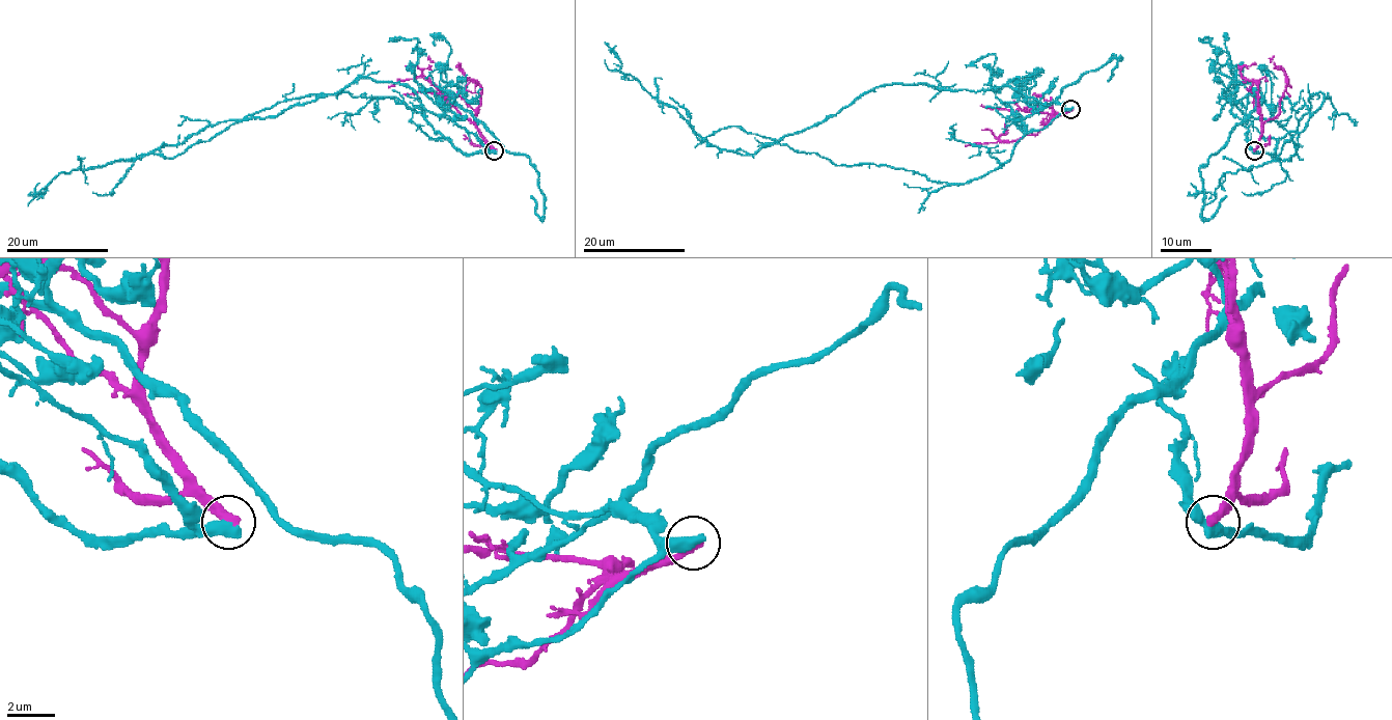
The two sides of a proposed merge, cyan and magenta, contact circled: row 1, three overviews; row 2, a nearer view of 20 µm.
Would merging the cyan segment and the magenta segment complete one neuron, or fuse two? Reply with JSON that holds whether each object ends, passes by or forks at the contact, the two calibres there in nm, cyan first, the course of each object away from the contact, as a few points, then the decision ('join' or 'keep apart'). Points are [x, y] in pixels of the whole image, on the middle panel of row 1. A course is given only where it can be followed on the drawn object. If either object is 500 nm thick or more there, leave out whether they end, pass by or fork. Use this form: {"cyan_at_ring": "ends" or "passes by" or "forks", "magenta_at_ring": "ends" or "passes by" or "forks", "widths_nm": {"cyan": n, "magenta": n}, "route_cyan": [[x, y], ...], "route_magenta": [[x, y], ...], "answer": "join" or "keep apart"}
{"widths_nm": {"cyan": 550, "magenta": 440}, "route_cyan": [[1070, 109], [1008, 86], [897, 84], [741, 155], [711, 145], [616, 70], [621, 61], [605, 42]], "route_magenta": [[1070, 109], [1054, 115], [1036, 134], [1024, 135], [1013, 141], [965, 146]], "answer": "keep apart"}

